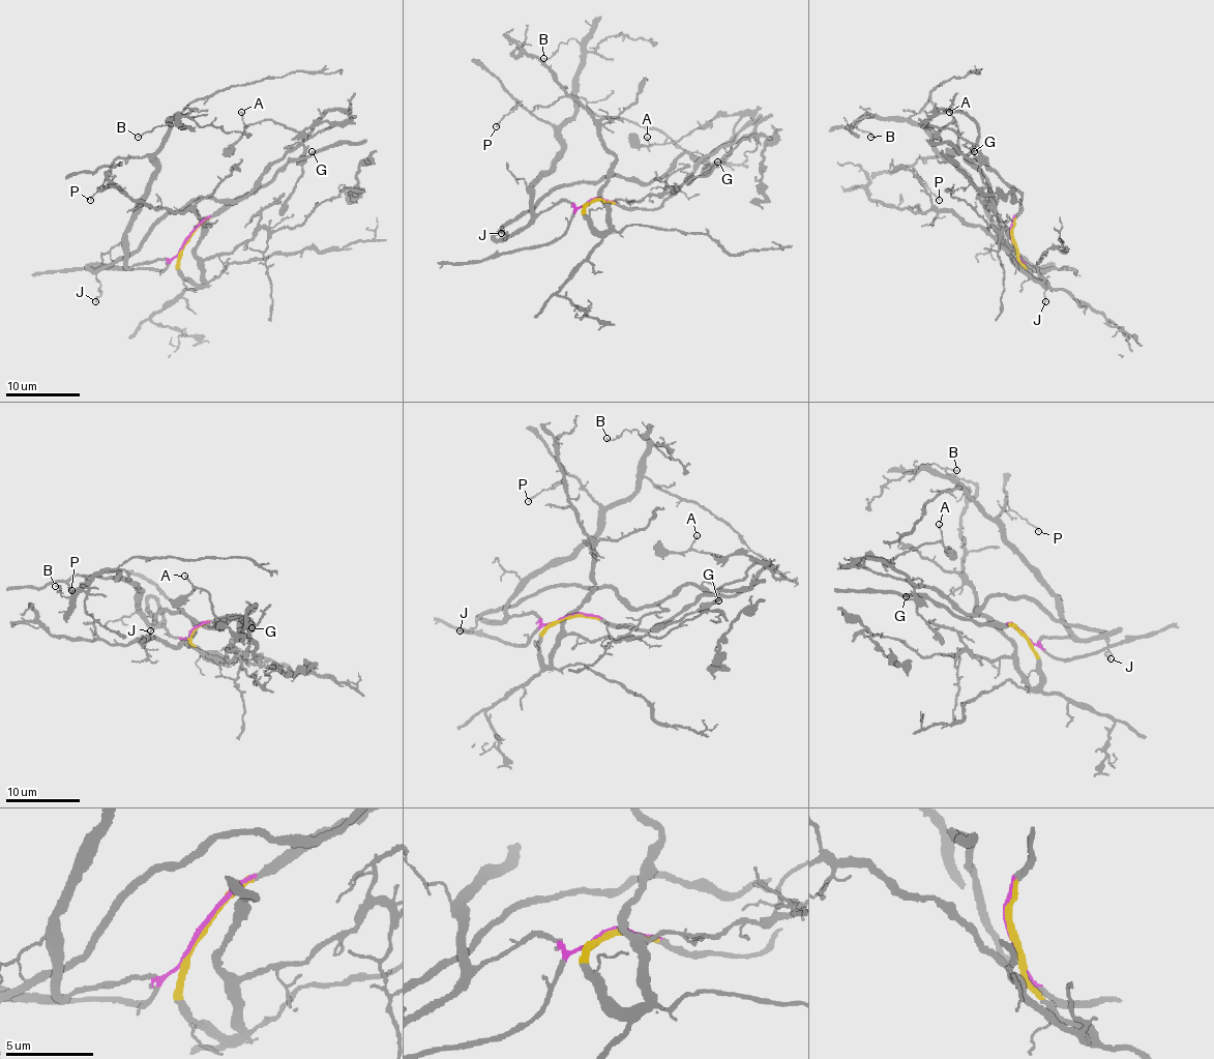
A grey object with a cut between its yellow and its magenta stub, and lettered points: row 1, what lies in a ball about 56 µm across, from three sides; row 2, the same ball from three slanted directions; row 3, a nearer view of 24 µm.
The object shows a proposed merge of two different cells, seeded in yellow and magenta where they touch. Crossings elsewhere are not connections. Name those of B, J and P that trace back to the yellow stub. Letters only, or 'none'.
none

